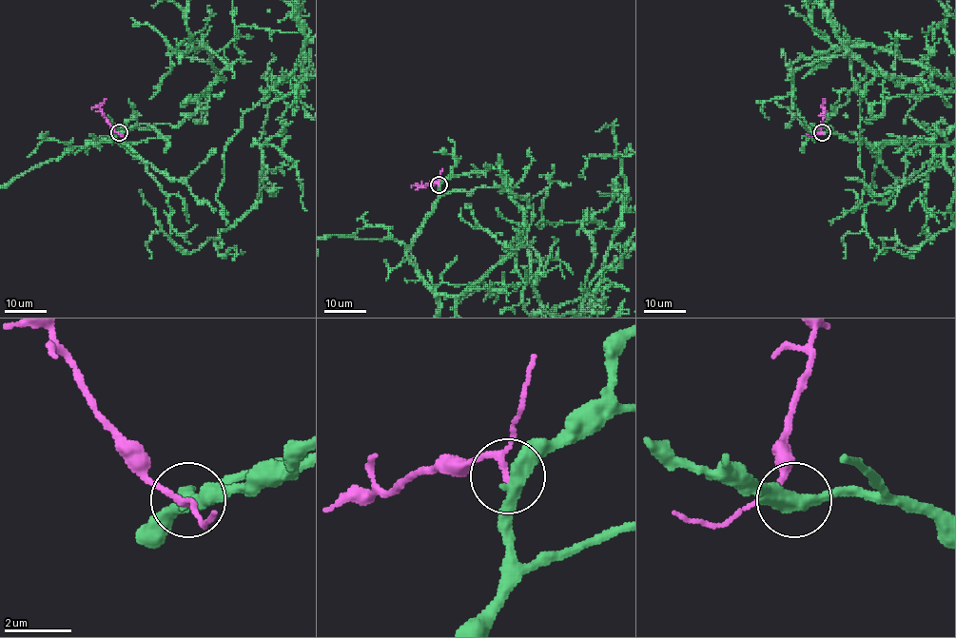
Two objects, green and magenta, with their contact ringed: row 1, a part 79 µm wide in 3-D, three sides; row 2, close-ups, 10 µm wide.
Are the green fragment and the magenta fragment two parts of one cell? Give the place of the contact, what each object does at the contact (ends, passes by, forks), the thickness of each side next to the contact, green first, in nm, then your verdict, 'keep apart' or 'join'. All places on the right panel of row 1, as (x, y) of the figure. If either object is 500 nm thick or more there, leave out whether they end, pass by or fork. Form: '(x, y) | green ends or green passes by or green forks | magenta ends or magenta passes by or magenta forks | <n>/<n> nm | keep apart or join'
(822, 132) | green passes by | magenta passes by | 400/160 nm | join

